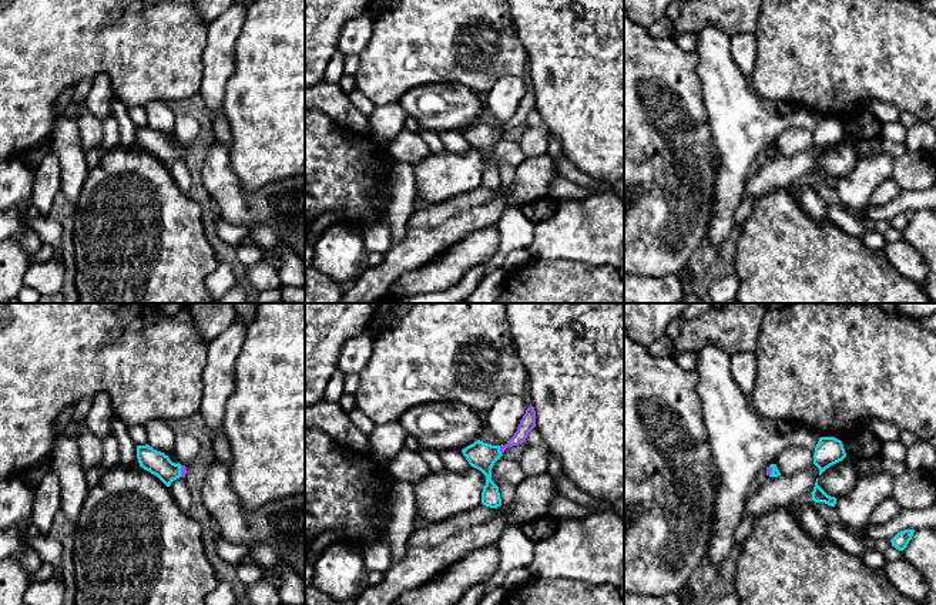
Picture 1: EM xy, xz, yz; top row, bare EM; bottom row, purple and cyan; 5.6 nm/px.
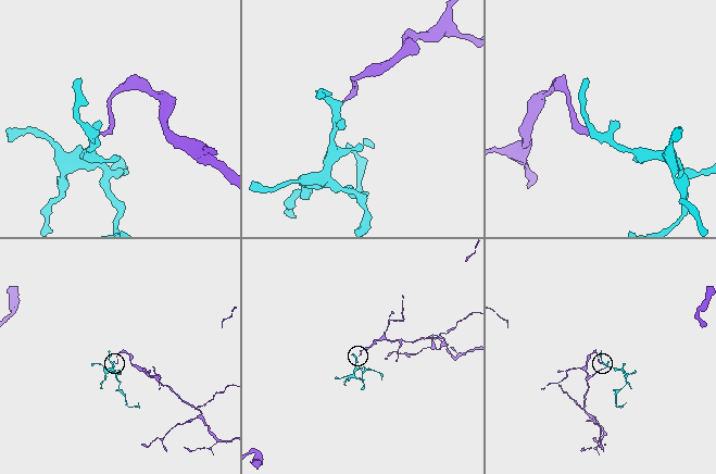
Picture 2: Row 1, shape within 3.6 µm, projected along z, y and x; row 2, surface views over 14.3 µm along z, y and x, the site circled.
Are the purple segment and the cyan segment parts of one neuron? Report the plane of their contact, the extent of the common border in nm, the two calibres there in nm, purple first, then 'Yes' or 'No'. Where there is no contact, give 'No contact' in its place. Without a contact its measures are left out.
Touches purple in xz. Shared border 60 nm. Thickness 90 nm (purple) against 160 nm. Yes

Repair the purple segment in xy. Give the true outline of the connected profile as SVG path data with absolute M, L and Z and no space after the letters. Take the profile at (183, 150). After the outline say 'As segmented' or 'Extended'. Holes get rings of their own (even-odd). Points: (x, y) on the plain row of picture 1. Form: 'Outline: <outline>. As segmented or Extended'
Outline: M148 125L137 127L137 140L140 148L157 157L167 168L180 158L185 158L187 148L175 145L161 132L154 131Z. Extended

